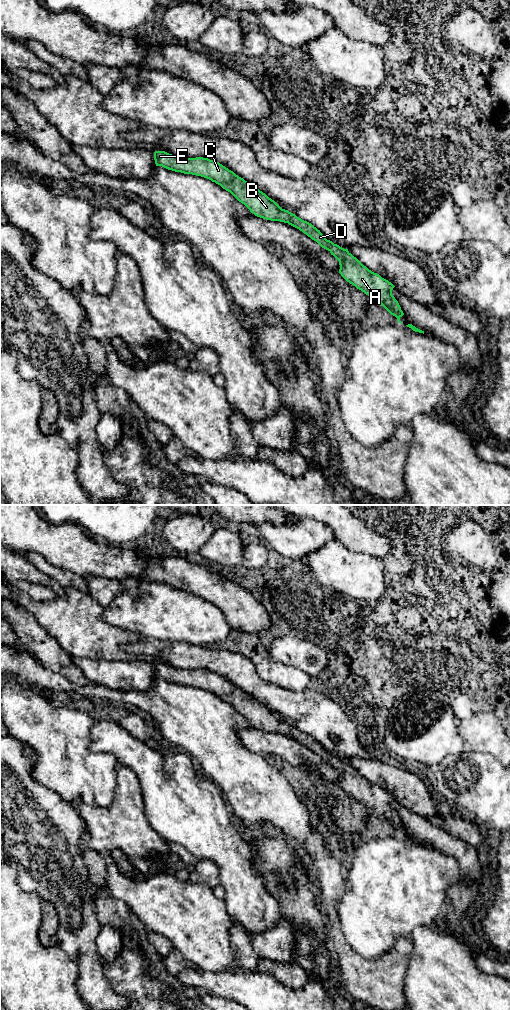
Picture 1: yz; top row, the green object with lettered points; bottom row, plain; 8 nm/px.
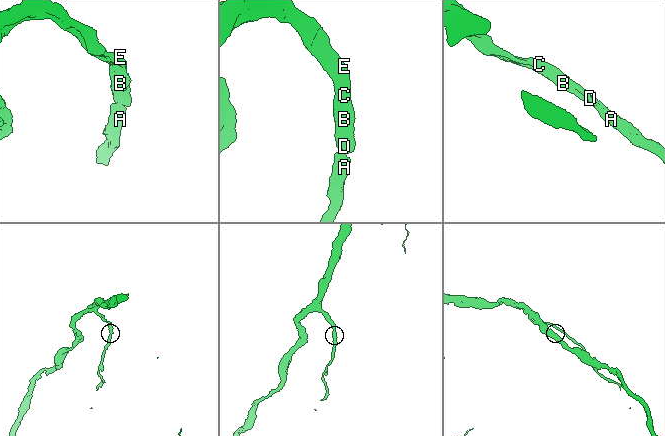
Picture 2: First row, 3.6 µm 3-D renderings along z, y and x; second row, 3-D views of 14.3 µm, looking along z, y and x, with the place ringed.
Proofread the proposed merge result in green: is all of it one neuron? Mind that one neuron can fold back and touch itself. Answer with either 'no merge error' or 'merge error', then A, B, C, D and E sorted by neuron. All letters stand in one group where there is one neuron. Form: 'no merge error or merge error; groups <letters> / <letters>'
no merge error; groups A B C D E

